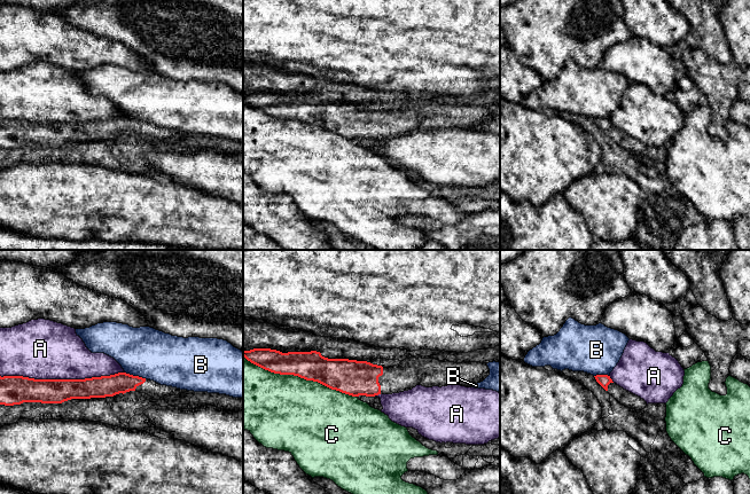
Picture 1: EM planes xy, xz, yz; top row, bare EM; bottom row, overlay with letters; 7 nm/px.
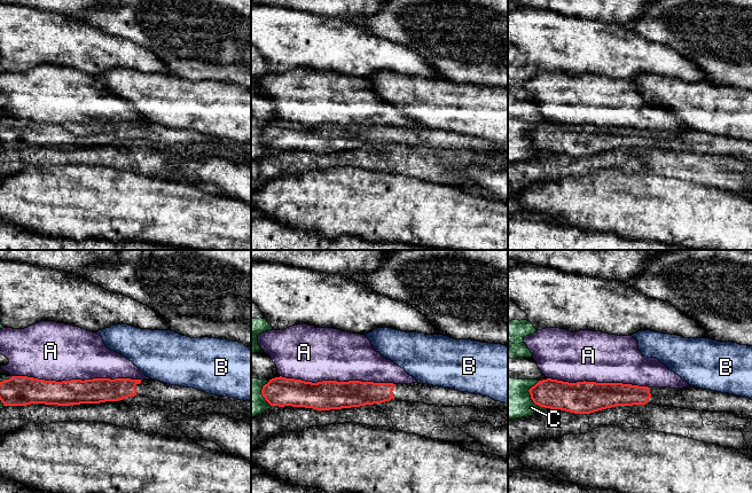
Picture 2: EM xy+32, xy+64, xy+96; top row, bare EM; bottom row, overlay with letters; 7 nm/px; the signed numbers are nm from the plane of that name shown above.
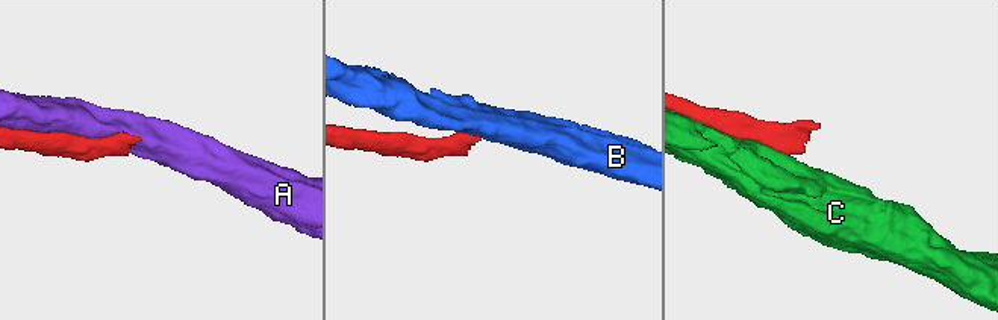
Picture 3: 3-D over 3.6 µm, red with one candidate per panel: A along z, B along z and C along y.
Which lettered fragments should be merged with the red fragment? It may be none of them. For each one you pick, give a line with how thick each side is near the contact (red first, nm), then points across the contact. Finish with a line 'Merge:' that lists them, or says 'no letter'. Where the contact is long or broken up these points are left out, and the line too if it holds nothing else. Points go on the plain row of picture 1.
Merge: no letter

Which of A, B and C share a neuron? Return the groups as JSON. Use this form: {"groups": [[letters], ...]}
{"groups": [["A"], ["B"], ["C"]]}

